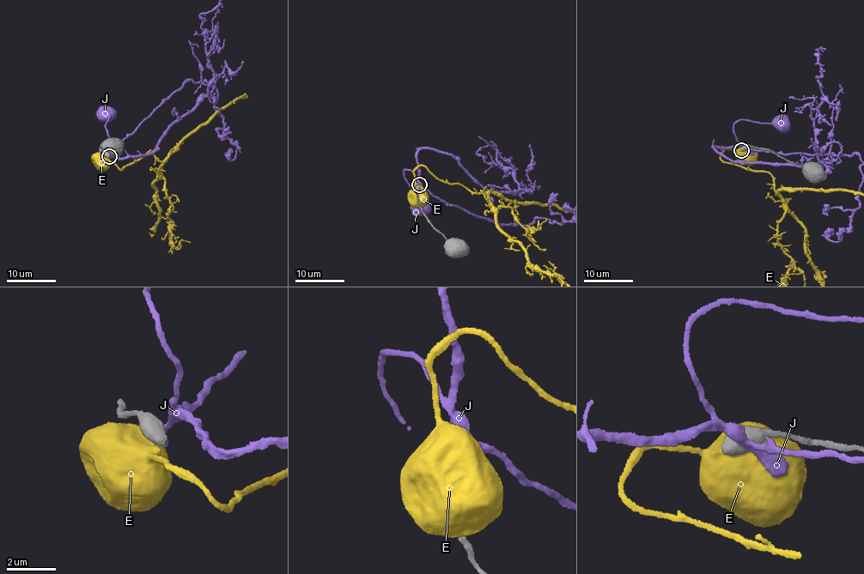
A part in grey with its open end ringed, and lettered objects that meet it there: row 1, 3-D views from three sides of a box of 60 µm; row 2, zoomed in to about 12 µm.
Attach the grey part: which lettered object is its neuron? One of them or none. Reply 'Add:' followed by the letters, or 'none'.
Add: none

